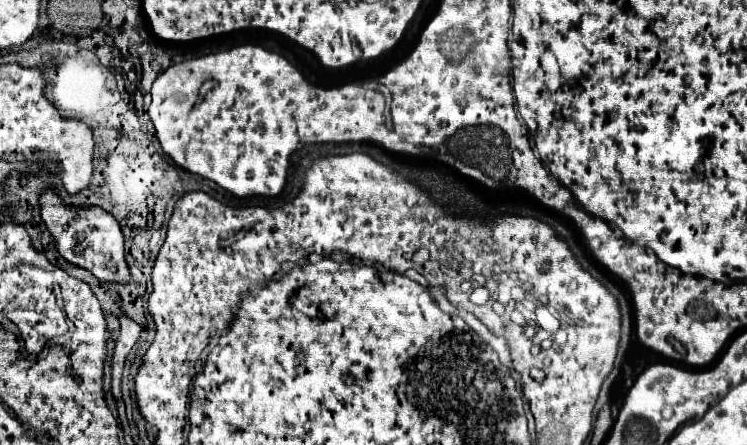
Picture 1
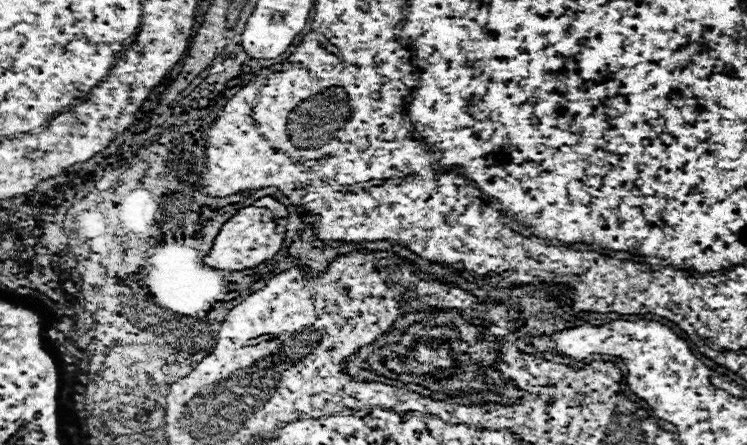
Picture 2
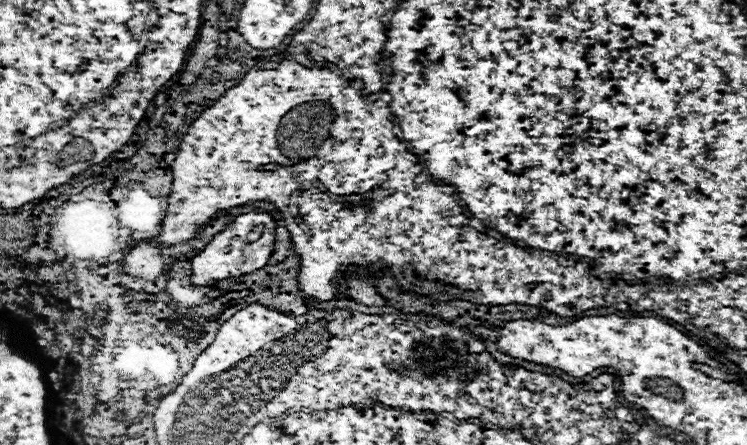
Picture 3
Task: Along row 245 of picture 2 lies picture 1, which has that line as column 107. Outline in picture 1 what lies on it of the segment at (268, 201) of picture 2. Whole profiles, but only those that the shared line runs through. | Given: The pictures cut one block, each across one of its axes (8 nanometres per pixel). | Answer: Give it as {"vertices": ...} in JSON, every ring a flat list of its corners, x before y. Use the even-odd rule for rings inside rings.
{"vertices":[[46,190,40,196,40,204,42,204,42,220,48,226,62,258,92,272,102,282,128,284,132,280,132,274,128,270,126,256,124,256,124,236,122,236,120,224,112,214,104,212,98,206,92,206,92,208,64,206,62,200,52,190]]}

